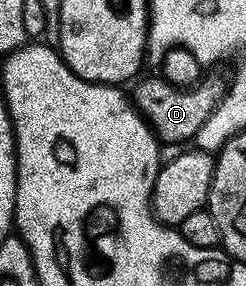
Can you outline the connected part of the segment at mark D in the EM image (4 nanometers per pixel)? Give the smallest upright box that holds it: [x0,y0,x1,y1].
[133,74,228,148]

